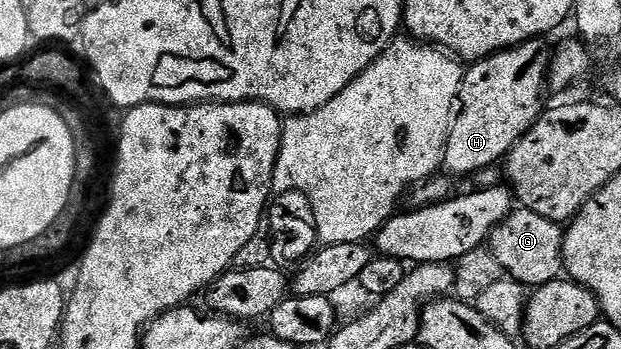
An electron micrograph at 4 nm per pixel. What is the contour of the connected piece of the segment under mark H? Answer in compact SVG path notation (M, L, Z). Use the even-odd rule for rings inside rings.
M541 39L524 41L522 45L493 53L489 57L482 57L465 69L459 104L456 106L455 116L449 127L449 142L445 145L443 169L450 178L469 177L472 173L491 168L497 160L498 164L509 156L517 140L539 120L543 112L541 92L546 92L547 89L551 60L551 49L548 49L543 42Z

